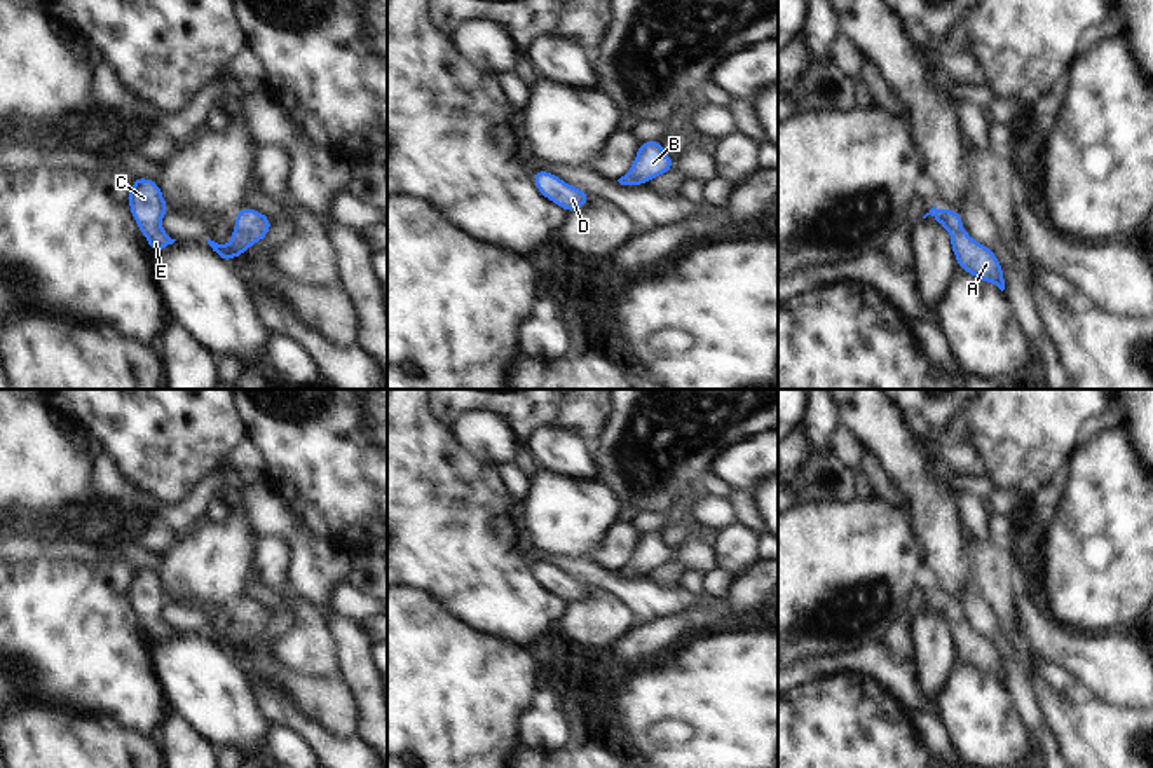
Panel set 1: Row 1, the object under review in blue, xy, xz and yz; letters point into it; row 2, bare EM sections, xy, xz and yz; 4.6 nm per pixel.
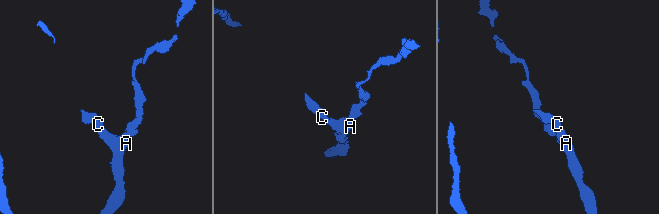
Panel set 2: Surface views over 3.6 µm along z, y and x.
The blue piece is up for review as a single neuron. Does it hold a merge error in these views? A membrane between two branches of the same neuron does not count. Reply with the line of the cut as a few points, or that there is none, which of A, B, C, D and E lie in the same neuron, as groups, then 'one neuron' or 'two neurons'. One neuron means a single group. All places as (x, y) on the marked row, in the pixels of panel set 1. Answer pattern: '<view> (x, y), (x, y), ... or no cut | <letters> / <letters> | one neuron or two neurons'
no cut | A B C D E | one neuron

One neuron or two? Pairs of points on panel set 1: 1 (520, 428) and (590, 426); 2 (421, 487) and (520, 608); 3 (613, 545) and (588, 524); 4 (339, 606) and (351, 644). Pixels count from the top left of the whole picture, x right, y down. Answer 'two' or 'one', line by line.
1: one
2: one
3: two
4: two

